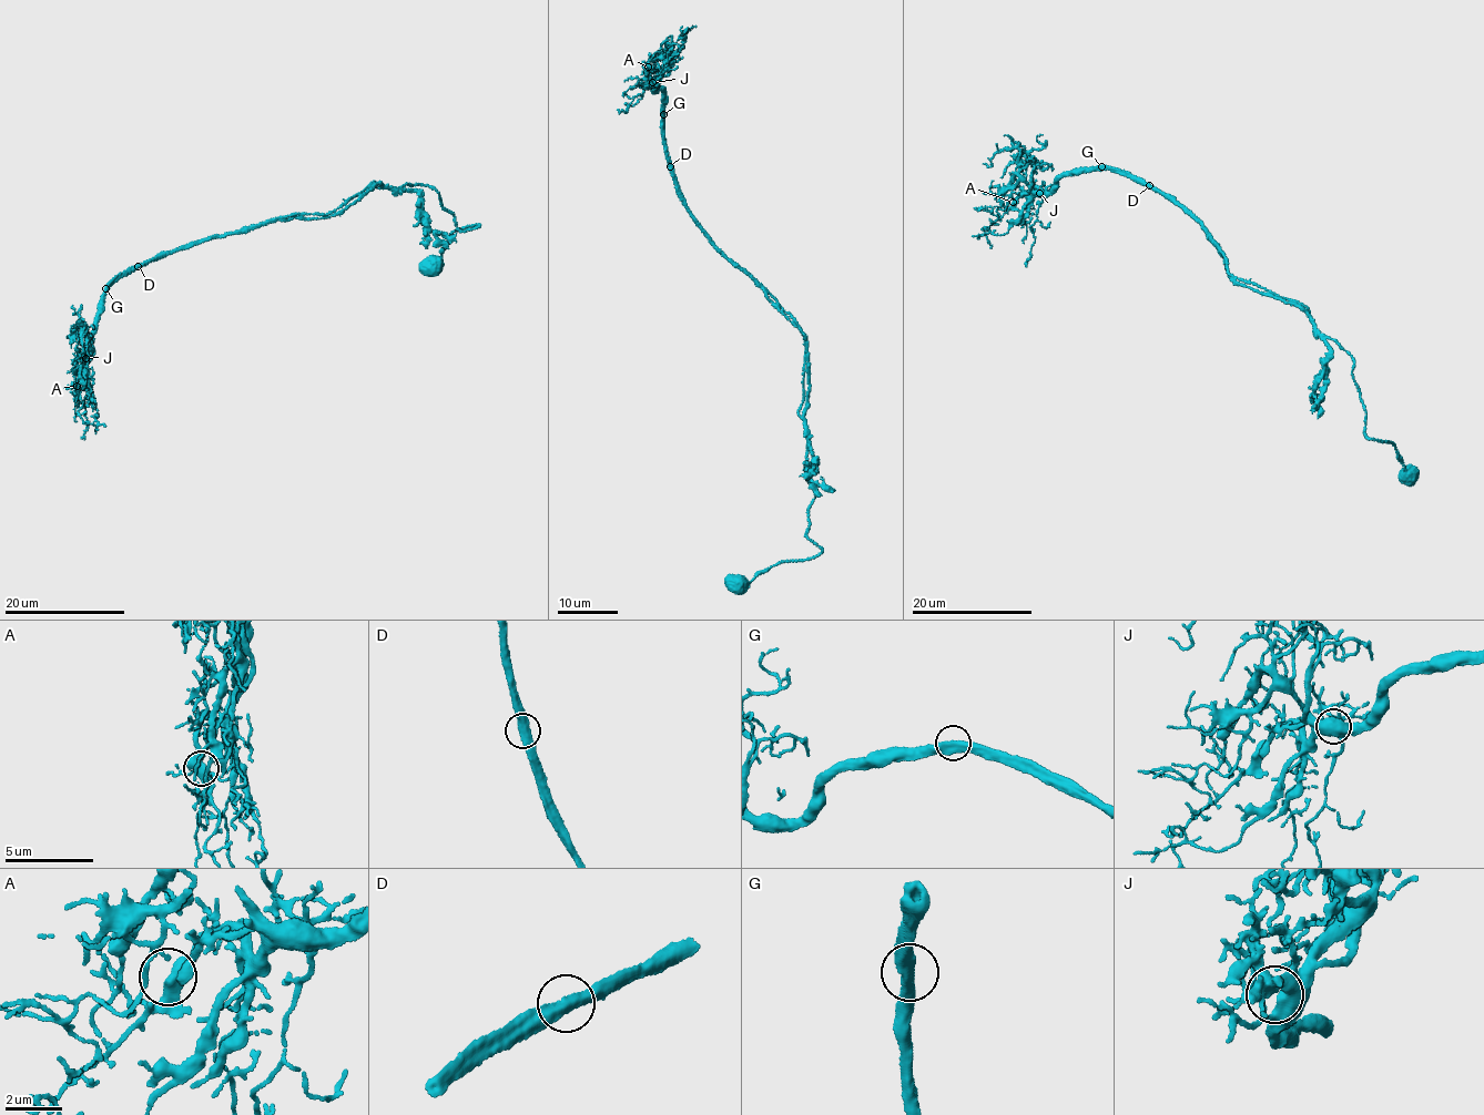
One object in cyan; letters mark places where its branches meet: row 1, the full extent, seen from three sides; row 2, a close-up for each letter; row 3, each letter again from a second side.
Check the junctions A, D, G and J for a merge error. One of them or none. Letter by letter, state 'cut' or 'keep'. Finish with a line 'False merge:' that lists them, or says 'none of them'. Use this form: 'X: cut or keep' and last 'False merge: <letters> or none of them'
A: keep
D: keep
G: keep
J: keep
False merge: none of them

